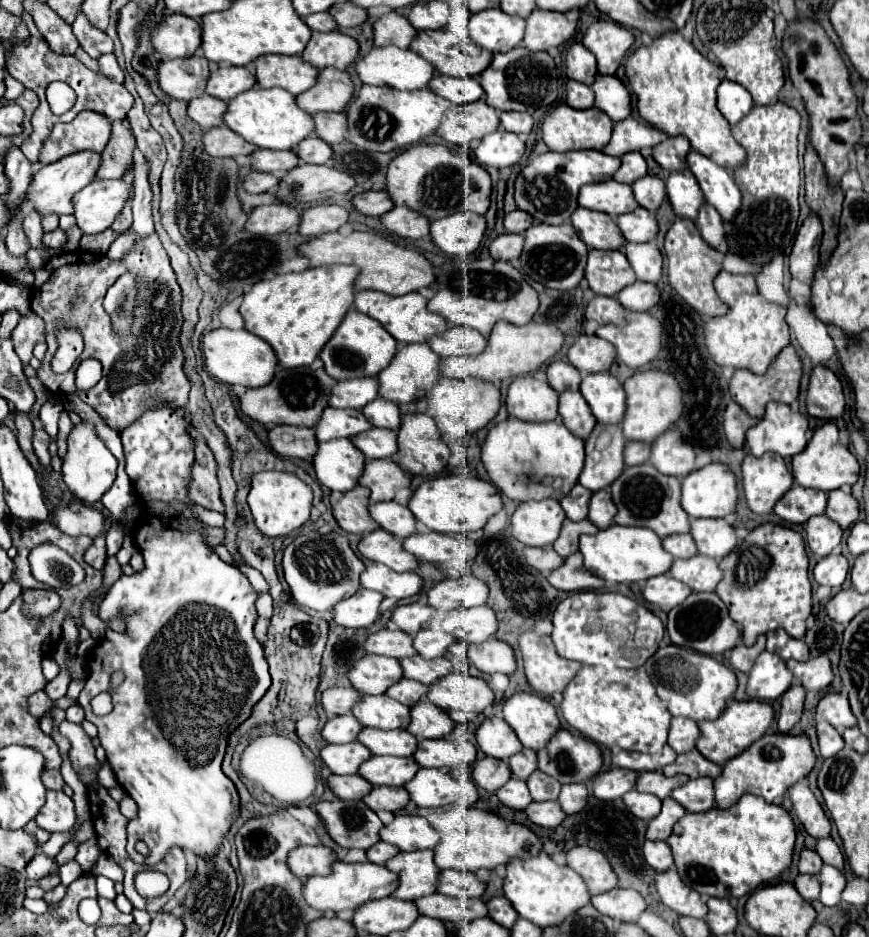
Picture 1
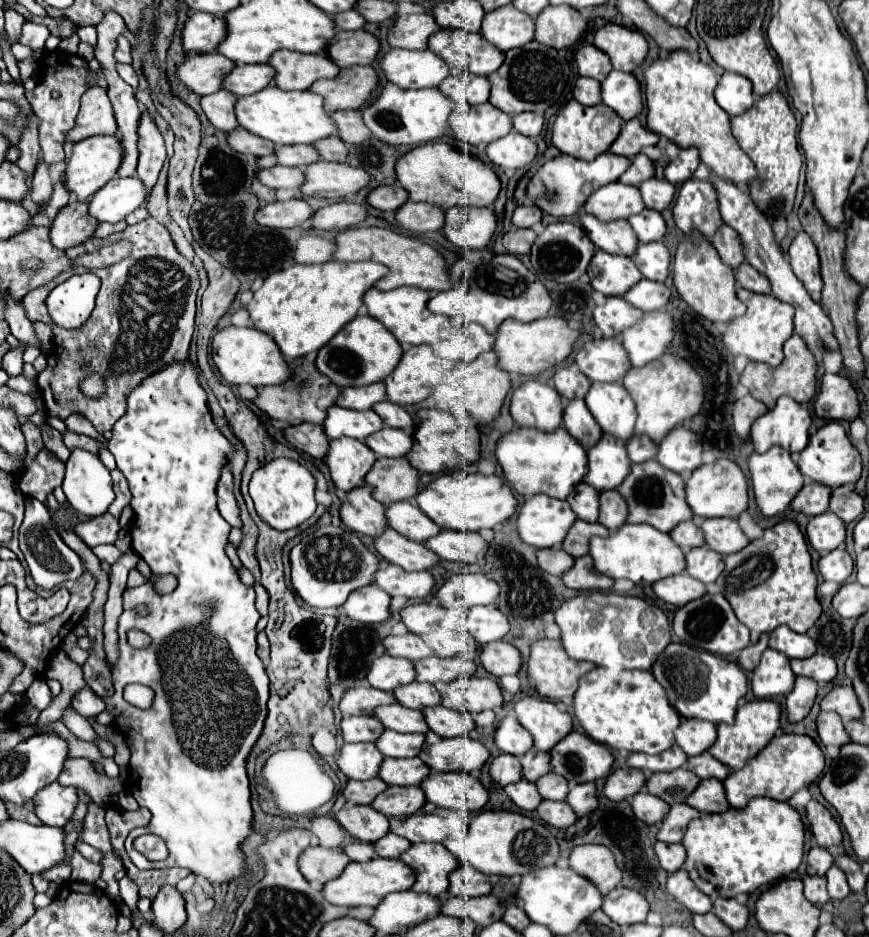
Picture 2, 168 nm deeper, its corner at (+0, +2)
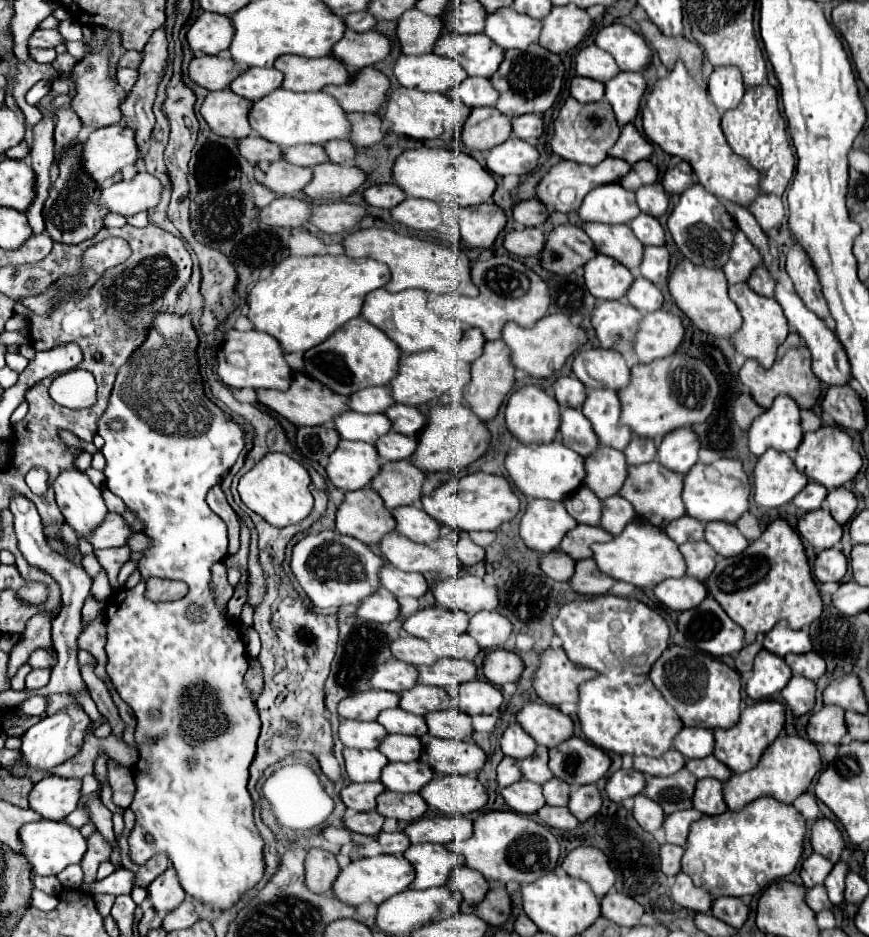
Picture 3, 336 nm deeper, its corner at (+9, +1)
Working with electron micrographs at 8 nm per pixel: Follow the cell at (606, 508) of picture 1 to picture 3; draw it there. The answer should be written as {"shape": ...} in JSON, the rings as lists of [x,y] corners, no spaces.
{"shape":[[[609,496],[605,500],[601,500],[601,528],[607,530],[609,534],[619,534],[633,518],[635,518],[635,510],[631,504],[627,504],[627,500],[623,500],[621,496]]]}

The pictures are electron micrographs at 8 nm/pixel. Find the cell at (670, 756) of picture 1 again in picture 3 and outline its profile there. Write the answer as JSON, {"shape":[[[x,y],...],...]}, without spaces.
{"shape":[[[675,748],[667,750],[661,758],[633,756],[633,768],[647,776],[671,776],[685,766],[685,758]]]}

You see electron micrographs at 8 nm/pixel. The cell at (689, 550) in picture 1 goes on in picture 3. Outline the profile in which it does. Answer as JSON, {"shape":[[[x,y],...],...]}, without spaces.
{"shape":[[[681,516],[679,520],[671,522],[665,532],[669,534],[669,538],[677,544],[685,544],[685,542],[699,542],[703,540],[703,524],[691,516]]]}

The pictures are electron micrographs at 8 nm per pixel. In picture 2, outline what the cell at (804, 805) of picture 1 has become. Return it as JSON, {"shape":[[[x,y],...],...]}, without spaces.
{"shape":[[[810,801],[806,805],[806,819],[820,847],[832,847],[842,843],[842,829],[824,805],[820,805],[818,801]]]}

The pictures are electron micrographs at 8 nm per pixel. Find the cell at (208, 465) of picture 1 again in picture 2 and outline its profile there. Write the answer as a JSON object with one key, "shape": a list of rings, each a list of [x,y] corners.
{"shape":[[[224,465],[224,469],[222,469],[222,477],[220,477],[220,483],[218,483],[218,491],[216,493],[218,493],[218,511],[220,511],[220,515],[232,527],[242,529],[240,509],[238,509],[238,503],[236,503],[234,493],[232,493],[232,473],[230,473],[228,465]]]}

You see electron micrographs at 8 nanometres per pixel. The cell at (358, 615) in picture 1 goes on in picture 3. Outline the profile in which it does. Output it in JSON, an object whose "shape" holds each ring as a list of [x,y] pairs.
{"shape":[[[379,588],[371,596],[367,596],[367,600],[363,600],[355,612],[357,618],[367,622],[379,622],[379,624],[395,620],[397,614],[399,614],[399,604],[395,596],[385,588]]]}

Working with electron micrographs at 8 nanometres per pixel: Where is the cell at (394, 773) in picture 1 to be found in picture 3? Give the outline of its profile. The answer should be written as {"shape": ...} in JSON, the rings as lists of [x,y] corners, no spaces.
{"shape":[[[389,762],[383,770],[381,782],[387,790],[395,790],[401,794],[419,792],[433,778],[433,770],[425,762]]]}

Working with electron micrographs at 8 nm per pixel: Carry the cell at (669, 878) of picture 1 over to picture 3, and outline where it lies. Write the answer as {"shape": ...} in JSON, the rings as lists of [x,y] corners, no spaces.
{"shape":[[[683,872],[675,876],[675,884],[671,886],[671,898],[679,906],[689,908],[693,912],[709,912],[711,908],[711,896],[703,888],[697,888],[693,880]]]}

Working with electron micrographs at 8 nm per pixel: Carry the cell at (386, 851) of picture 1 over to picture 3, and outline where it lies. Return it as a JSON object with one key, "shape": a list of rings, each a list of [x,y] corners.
{"shape":[[[379,832],[377,842],[381,844],[383,854],[393,854],[393,856],[401,856],[407,850],[407,846],[411,844],[403,832],[391,832],[391,834]]]}

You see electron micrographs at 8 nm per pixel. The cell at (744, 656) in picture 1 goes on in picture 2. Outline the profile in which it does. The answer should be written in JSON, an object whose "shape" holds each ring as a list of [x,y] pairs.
{"shape":[[[760,635],[760,641],[756,645],[748,645],[746,649],[740,651],[740,657],[738,657],[738,663],[742,669],[746,671],[752,671],[758,663],[760,663],[760,655],[764,653],[764,649],[768,647],[768,635]]]}

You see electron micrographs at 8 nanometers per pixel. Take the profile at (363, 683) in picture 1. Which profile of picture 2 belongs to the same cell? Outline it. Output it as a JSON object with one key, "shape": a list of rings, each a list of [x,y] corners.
{"shape":[[[382,655],[372,663],[368,671],[368,683],[382,691],[392,691],[412,681],[416,681],[416,669],[414,663],[408,659]]]}

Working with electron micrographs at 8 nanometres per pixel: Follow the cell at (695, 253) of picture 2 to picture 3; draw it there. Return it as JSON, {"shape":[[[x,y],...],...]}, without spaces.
{"shape":[[[683,258],[671,272],[669,294],[673,296],[675,304],[687,314],[687,318],[707,334],[729,338],[741,326],[741,314],[733,304],[733,300],[727,296],[727,280],[721,268],[697,266],[697,264],[691,264],[691,260]]]}

